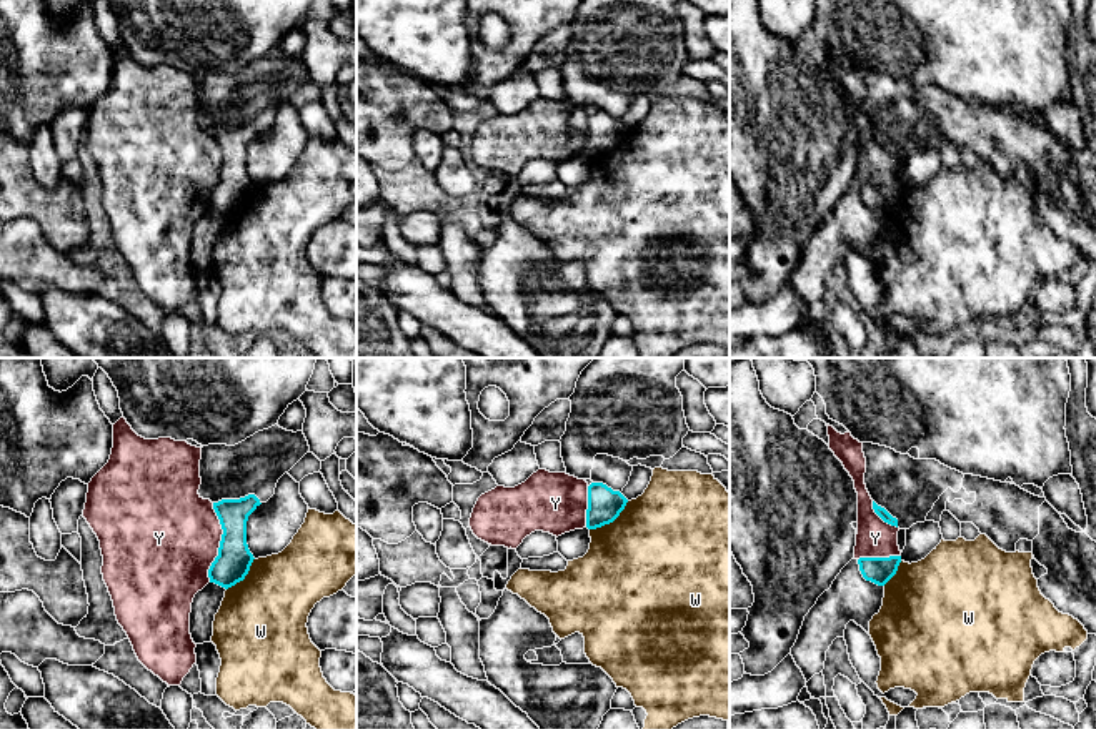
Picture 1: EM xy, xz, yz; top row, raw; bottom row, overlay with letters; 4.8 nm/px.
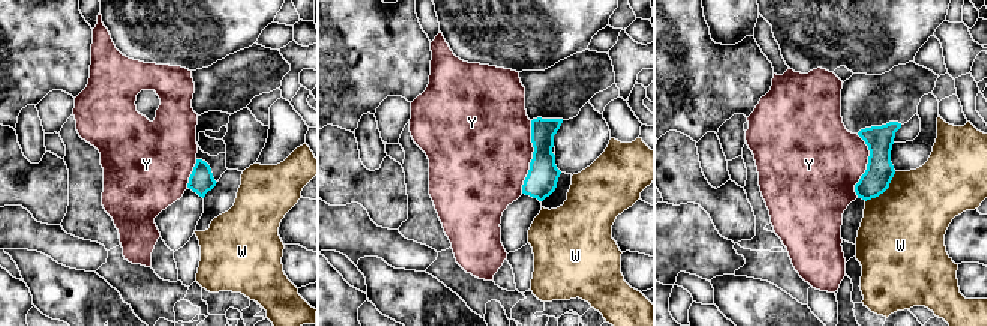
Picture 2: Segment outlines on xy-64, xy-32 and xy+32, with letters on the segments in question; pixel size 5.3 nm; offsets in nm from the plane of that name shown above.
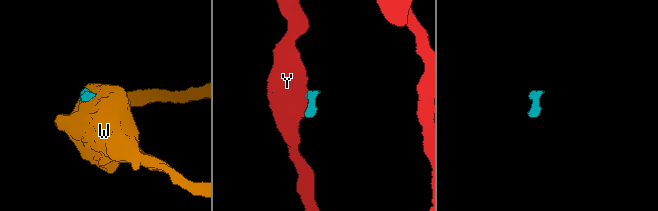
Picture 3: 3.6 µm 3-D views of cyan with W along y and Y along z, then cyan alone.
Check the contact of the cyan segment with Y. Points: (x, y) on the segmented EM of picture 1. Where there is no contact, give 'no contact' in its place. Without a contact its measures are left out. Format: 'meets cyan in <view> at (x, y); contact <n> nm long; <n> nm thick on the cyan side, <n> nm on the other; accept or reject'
meets cyan in xy at (220, 543); contact 380 nm long; 170 nm thick on the cyan side, 480 nm on the other; reject

